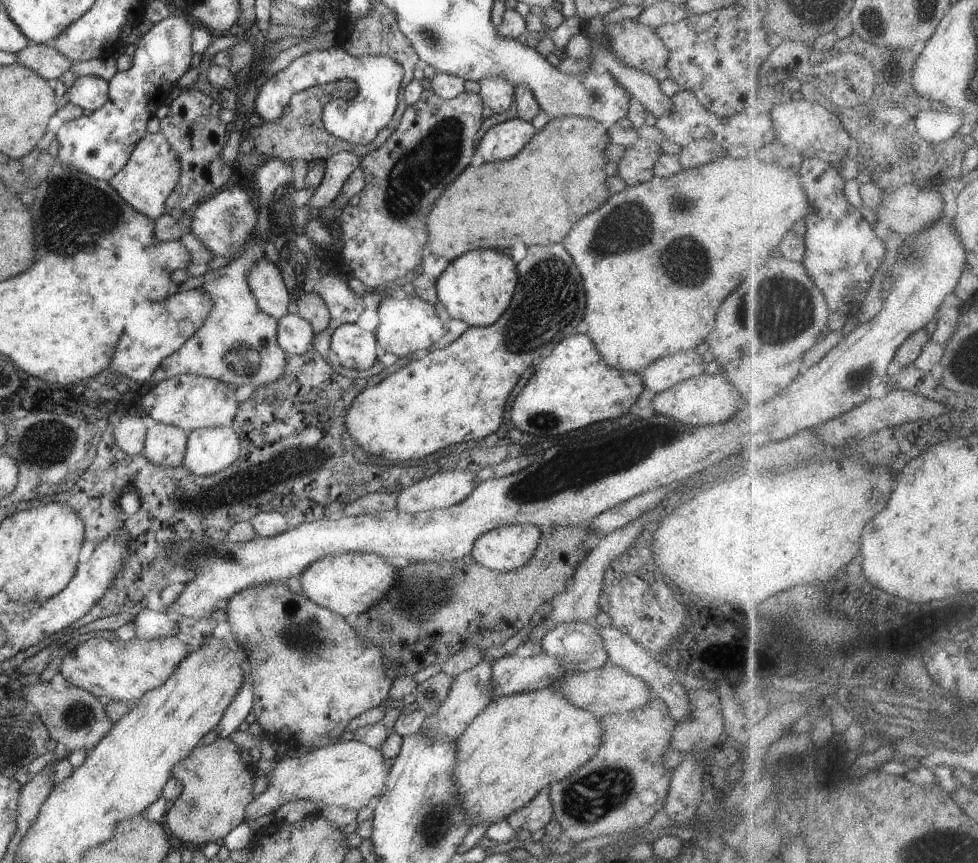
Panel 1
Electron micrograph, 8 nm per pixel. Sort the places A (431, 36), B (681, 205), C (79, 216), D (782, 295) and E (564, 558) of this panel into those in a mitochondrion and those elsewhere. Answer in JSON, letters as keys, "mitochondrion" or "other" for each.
{"A":"mitochondrion","B":"mitochondrion","C":"mitochondrion","D":"mitochondrion","E":"other"}

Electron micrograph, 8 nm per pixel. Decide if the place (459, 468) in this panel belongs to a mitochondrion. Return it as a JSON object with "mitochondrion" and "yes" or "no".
{"mitochondrion":"no"}

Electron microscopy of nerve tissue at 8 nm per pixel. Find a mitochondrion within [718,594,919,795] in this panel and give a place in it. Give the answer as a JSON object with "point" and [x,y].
{"point":[789,646]}

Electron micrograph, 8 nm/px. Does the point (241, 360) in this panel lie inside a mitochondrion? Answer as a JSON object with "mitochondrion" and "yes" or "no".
{"mitochondrion":"yes"}

